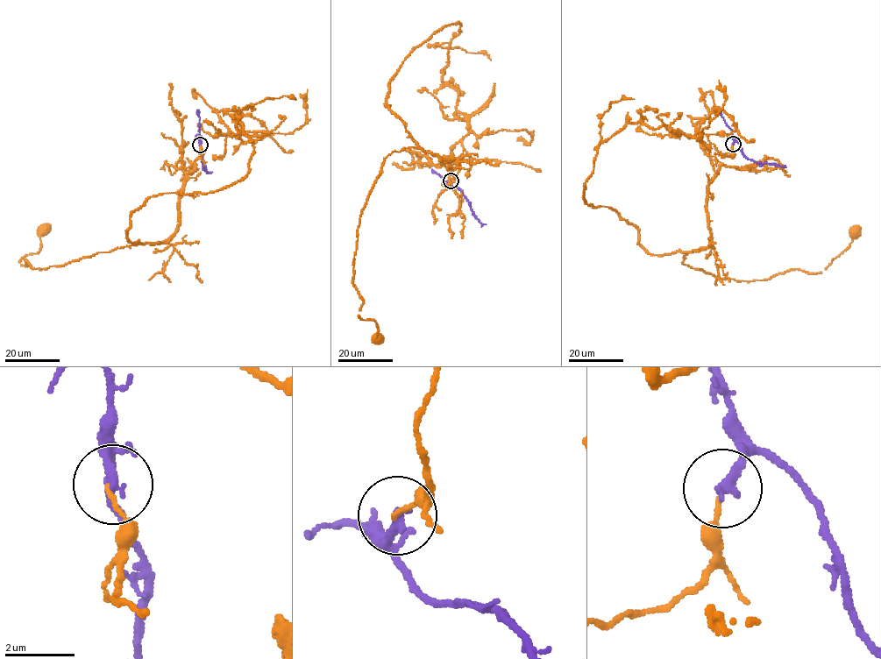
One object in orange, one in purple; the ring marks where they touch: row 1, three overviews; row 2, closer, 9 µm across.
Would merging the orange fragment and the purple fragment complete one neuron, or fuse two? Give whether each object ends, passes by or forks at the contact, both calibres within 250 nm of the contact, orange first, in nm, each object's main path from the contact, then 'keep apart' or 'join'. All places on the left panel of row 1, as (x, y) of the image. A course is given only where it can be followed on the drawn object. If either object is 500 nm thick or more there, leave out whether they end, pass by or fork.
orange ends; purple ends; calibres 110 and 300 nm; course orange (200, 145), (179, 224), (164, 241), (39, 269), (22, 265), (38, 253), (44, 230); course purple (200, 145), (203, 168), (207, 173), (212, 173); keep apart

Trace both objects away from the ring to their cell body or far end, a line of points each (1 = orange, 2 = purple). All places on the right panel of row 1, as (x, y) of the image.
1: (733, 144), (715, 155), (708, 187), (710, 242), (683, 265), (742, 281), (816, 273), (856, 231)
2: (733, 144), (735, 141), (746, 158), (759, 164), (785, 166)

